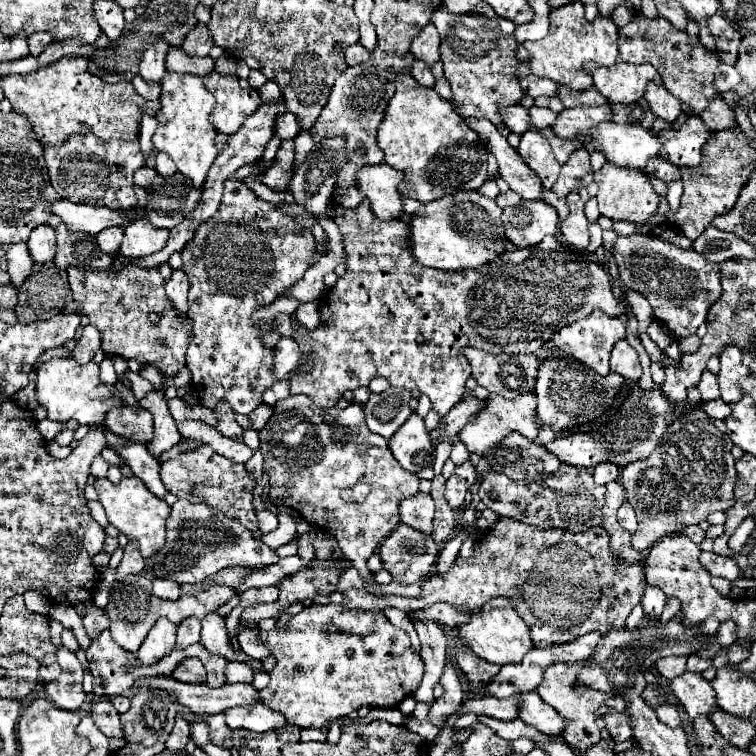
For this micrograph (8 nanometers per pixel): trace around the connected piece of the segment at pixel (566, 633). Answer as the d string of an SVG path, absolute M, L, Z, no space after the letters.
M499 517L499 523L495 529L483 533L475 539L475 551L469 559L457 557L451 569L445 575L431 575L421 583L422 594L419 598L407 598L395 595L376 596L364 589L350 588L345 593L345 601L341 603L348 609L359 610L383 610L387 607L397 608L403 612L411 609L429 607L437 601L445 601L457 609L465 611L479 611L483 603L489 603L495 597L509 597L513 601L515 611L523 617L523 621L531 627L531 639L535 647L551 647L559 643L569 643L579 637L583 637L589 631L599 631L601 635L607 635L611 629L623 629L625 621L631 613L631 609L641 601L647 581L643 573L643 565L637 563L625 563L623 559L615 557L609 547L609 533L603 527L591 527L583 533L571 533L559 527L543 529L531 527L527 523Z

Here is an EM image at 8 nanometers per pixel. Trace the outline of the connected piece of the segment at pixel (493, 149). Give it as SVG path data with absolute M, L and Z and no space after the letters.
M465 119L467 125L487 143L489 153L499 163L499 177L509 183L509 187L523 199L541 199L539 177L523 163L523 157L507 143L493 123L487 119Z

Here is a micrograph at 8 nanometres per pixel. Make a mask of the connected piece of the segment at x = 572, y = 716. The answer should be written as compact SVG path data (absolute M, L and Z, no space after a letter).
M555 663L547 667L537 693L547 705L555 707L565 717L567 727L563 731L563 739L571 747L579 749L579 753L583 753L587 747L601 741L601 731L597 727L597 709L603 707L611 695L603 695L603 691L595 691L591 687L575 687L575 675L579 673L579 667L583 667L583 663Z

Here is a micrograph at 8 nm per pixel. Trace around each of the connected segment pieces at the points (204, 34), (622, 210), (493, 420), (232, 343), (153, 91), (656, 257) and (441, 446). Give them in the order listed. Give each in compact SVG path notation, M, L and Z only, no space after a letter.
M197 23L189 35L185 37L183 41L183 49L187 51L187 55L197 55L197 57L209 57L211 49L213 49L213 39L211 39L211 33L207 29L207 25L203 23Z
M605 163L599 171L595 171L593 179L599 185L599 193L597 193L599 211L605 217L627 219L627 221L635 221L635 223L643 225L659 209L659 195L651 187L649 177L643 171L627 169L627 167L615 167L615 163Z
M491 393L487 397L487 407L485 411L479 411L475 417L469 419L469 423L463 427L463 431L459 431L459 441L467 447L469 453L477 453L477 455L483 455L489 447L493 447L495 443L499 443L505 435L509 435L511 431L519 431L523 437L527 439L535 439L539 429L535 425L535 409L537 409L537 399L535 395L527 393L527 395L521 395L517 399L505 399L501 395L495 395Z
M237 179L225 181L225 191L219 211L205 221L191 243L183 247L183 271L189 277L189 311L193 325L193 341L187 349L187 367L193 375L193 389L205 407L215 407L219 399L229 401L235 413L249 415L263 403L261 395L275 383L275 373L271 371L273 347L265 347L263 335L273 331L273 323L253 323L253 313L261 307L271 305L289 287L293 287L309 265L319 261L319 251L311 231L293 233L293 219L277 211L271 203L259 199L245 183Z
M135 75L131 83L133 83L135 91L137 91L141 97L145 97L145 99L149 99L149 101L157 101L160 98L160 83L145 83L143 79L139 79L139 75Z
M617 235L611 255L619 267L623 287L645 295L661 321L677 339L693 335L707 319L709 307L721 295L719 267L709 265L693 249L679 249L653 235Z
M439 441L437 443L437 449L435 449L435 465L433 465L433 471L435 475L441 475L441 469L443 469L443 463L449 459L449 441Z

